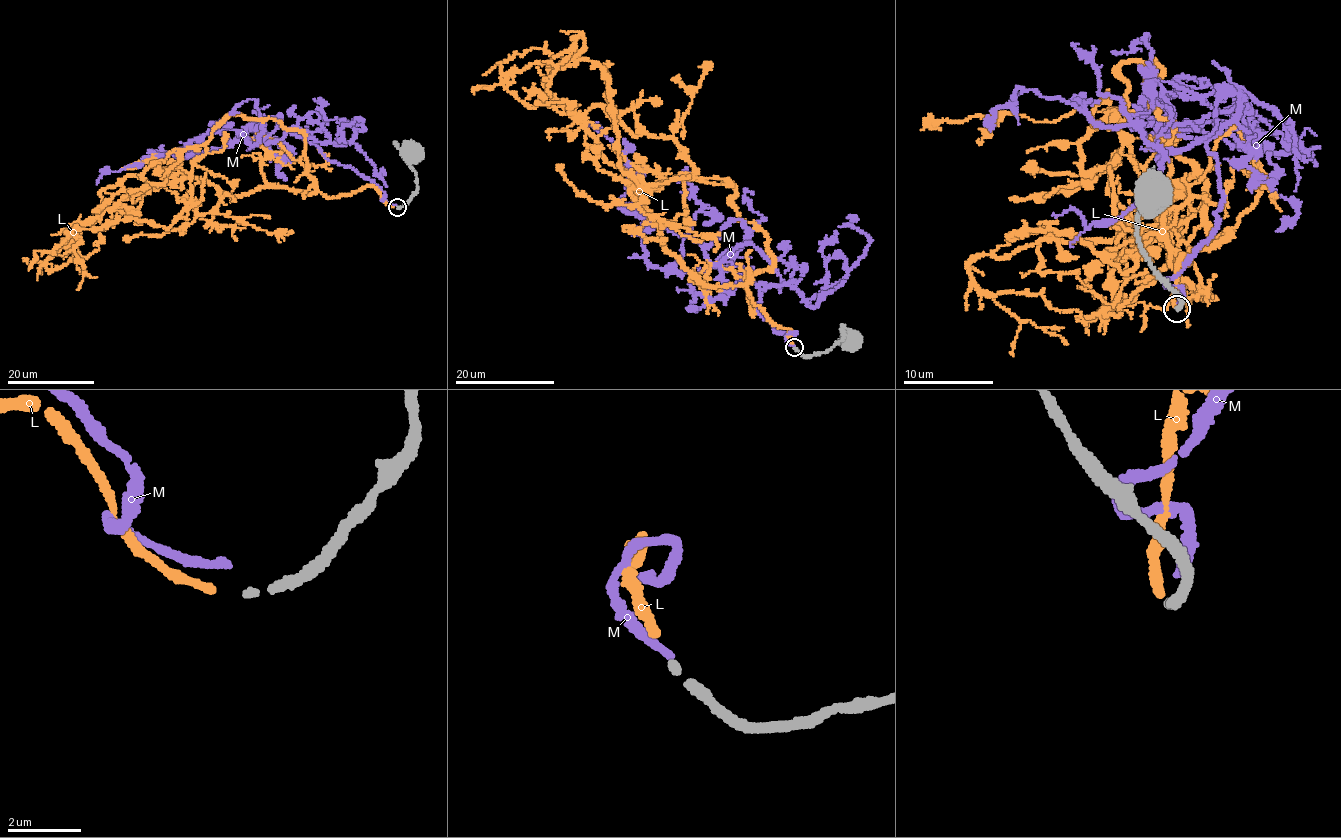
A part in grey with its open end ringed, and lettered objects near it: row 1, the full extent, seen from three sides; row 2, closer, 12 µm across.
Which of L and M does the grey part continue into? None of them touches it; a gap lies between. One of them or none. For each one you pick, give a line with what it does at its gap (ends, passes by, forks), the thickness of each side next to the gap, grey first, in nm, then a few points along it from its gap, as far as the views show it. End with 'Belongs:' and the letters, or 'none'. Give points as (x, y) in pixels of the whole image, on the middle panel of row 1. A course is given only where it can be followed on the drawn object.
L: it ends | 160/240 nm | via (793, 344), (744, 285), (699, 283), (662, 242), (628, 175), (544, 86), (583, 48), (580, 33), (551, 96)
Belongs: L

